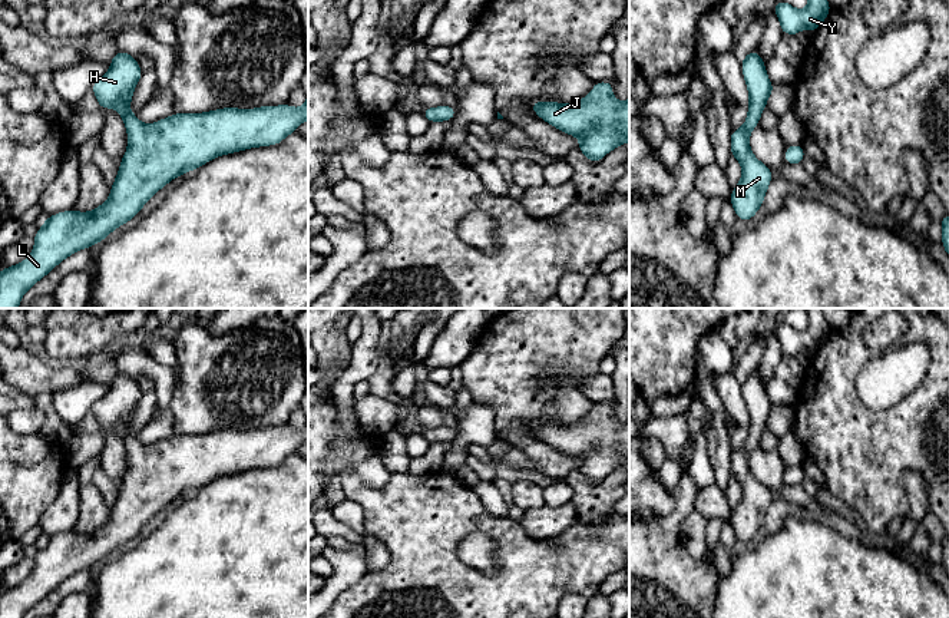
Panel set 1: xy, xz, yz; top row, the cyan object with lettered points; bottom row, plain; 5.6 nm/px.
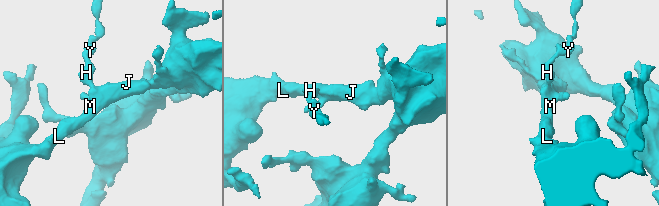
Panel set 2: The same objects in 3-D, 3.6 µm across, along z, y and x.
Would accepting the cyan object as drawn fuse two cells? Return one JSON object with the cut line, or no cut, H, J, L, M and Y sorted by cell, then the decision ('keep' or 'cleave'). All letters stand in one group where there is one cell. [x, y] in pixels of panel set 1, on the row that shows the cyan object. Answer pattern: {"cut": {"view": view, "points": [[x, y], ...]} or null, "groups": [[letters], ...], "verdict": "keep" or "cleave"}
{"cut": null, "groups": [["H", "J", "L", "M", "Y"]], "verdict": "keep"}

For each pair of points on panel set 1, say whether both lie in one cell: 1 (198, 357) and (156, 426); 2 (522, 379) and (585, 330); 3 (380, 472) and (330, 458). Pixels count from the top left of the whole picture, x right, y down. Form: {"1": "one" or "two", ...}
{"1": "two", "2": "one", "3": "one"}

